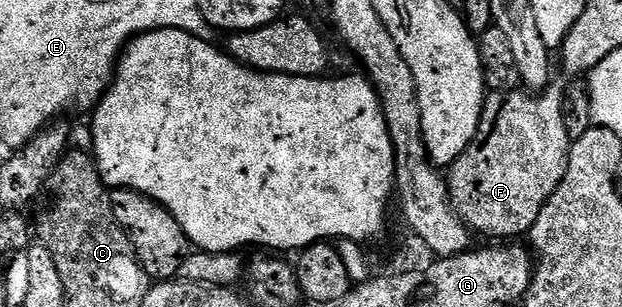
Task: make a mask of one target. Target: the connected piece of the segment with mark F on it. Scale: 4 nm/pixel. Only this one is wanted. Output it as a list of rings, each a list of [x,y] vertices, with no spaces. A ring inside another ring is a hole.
[[[557,83],[540,90],[539,95],[493,91],[486,96],[475,139],[447,169],[453,210],[474,234],[521,239],[539,219],[539,211],[569,166],[571,138],[565,126],[564,104],[565,94]]]

